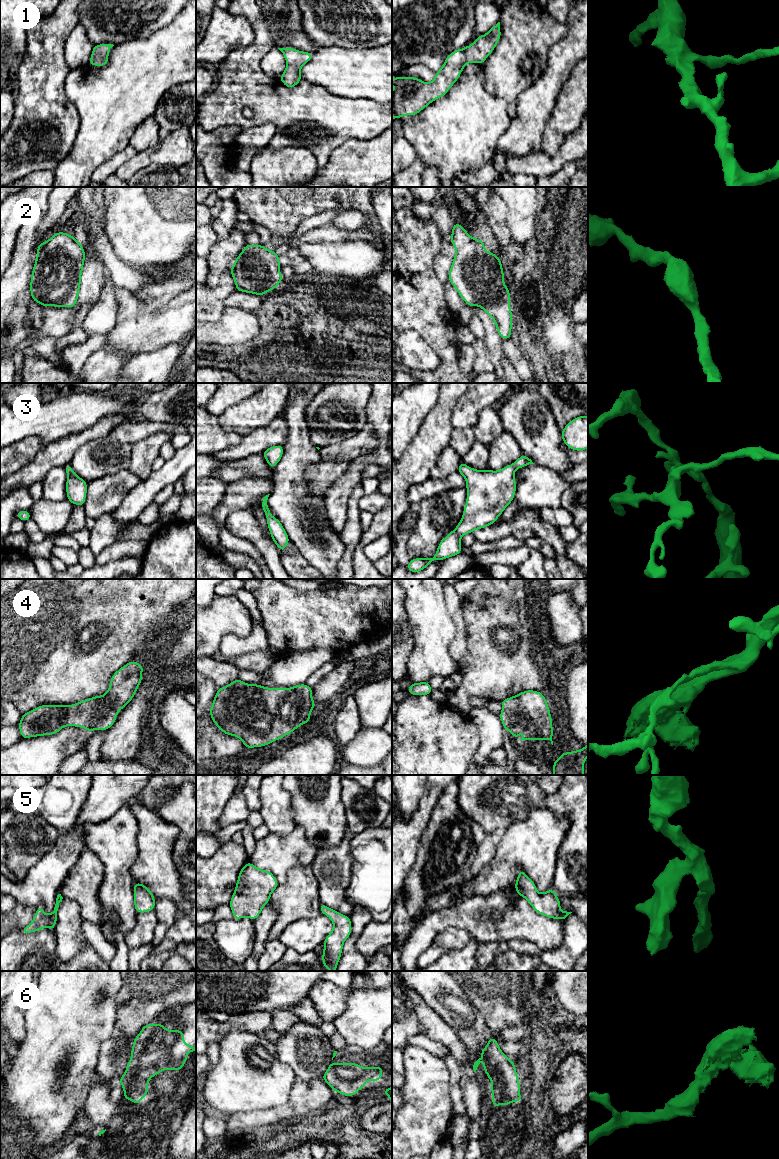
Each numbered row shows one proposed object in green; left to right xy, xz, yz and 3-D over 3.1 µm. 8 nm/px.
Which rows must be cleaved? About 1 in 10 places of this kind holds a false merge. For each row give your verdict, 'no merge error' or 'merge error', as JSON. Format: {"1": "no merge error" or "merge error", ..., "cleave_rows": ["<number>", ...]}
{"1": "no merge error", "2": "no merge error", "3": "no merge error", "4": "no merge error", "5": "no merge error", "6": "no merge error", "cleave_rows": []}

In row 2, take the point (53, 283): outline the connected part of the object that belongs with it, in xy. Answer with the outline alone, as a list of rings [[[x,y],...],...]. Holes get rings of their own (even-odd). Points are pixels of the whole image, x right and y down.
[[[57,232],[41,242],[31,274],[31,298],[43,307],[76,306],[84,261],[84,247],[72,235]]]

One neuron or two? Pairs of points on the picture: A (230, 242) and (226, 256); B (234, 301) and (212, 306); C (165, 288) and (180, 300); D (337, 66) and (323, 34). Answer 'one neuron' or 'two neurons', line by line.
A: one neuron
B: two neurons
C: two neurons
D: two neurons

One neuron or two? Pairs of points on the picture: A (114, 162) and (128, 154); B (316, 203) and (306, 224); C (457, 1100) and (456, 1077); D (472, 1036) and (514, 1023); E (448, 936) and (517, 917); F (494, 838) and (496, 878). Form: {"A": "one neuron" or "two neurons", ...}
{"A": "one neuron", "B": "two neurons", "C": "one neuron", "D": "two neurons", "E": "two neurons", "F": "two neurons"}

